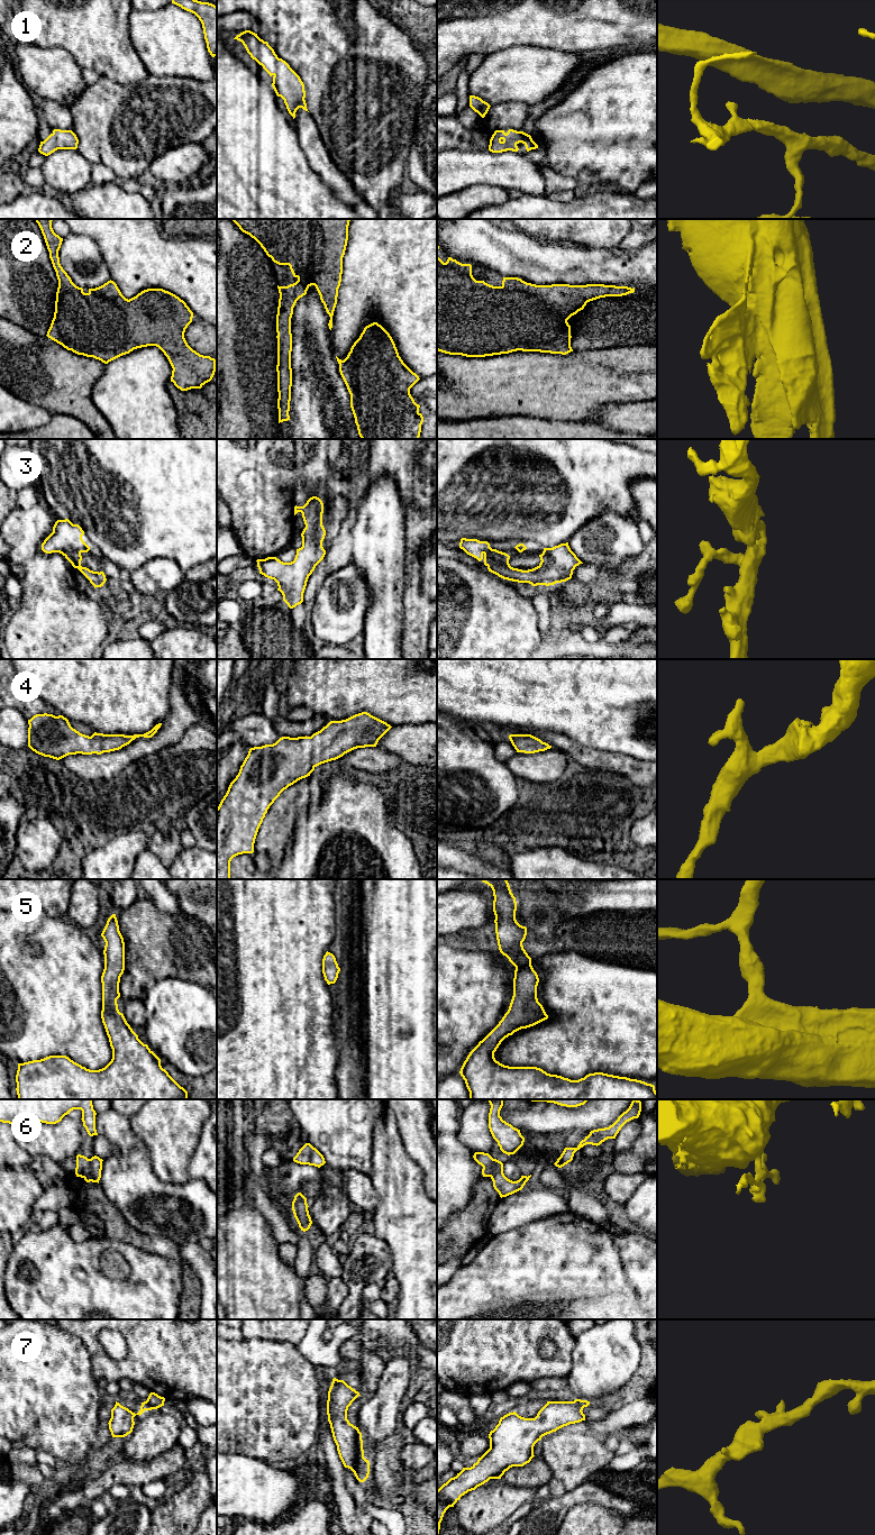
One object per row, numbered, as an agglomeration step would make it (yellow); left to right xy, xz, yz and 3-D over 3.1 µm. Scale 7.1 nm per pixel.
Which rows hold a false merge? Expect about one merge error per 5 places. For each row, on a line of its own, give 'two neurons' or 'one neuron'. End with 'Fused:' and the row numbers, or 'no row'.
1: one neuron
2: one neuron
3: one neuron
4: one neuron
5: one neuron
6: two neurons
7: one neuron
Fused: 6

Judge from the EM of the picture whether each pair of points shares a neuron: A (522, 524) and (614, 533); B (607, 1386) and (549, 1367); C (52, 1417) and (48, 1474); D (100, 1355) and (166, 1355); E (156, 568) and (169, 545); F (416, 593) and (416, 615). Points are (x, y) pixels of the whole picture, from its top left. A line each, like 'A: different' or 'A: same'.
A: different
B: different
C: different
D: same
E: different
F: same

